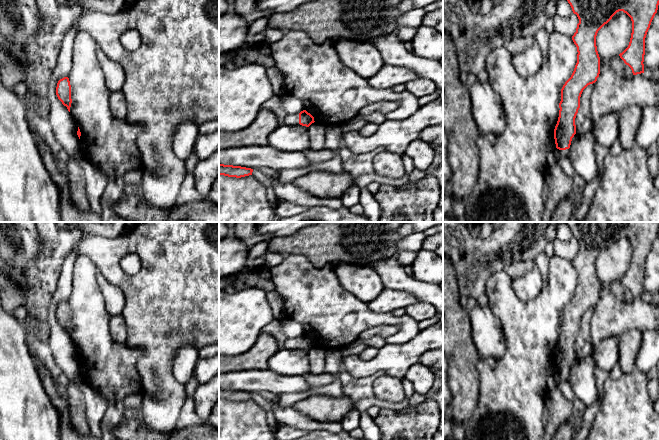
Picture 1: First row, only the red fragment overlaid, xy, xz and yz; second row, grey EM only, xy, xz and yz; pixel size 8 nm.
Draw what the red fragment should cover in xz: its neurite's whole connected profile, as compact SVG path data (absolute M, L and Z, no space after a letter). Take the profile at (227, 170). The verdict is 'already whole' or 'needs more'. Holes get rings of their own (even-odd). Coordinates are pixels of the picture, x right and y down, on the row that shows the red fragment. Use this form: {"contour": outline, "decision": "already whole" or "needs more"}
{"contour": "M219 164L219 175L241 178L252 175L252 172L253 169L251 168Z", "decision": "already whole"}

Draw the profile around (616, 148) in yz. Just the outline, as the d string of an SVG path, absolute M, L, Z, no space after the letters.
M619 139L616 140L612 146L609 148L609 153L612 155L619 155L623 151L623 147L621 143L619 142Z

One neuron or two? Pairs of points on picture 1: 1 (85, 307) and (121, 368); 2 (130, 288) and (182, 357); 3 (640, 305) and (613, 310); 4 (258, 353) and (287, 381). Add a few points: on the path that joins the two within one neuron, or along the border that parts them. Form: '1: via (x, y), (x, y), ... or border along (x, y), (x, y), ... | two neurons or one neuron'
1: via (90, 322), (90, 333), (93, 340), (106, 353) | one neuron
2: border along (196, 348), (182, 346), (178, 350), (172, 374) | two neurons
3: via (633, 310), (620, 310) | one neuron
4: border along (267, 368), (244, 370) | two neurons

